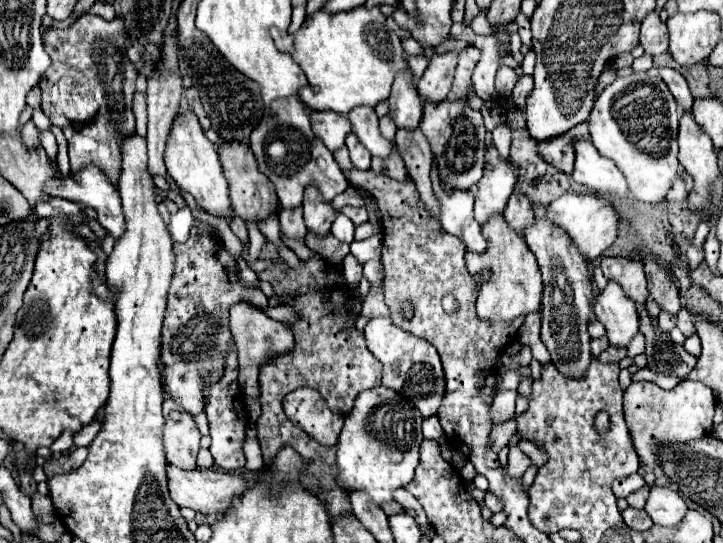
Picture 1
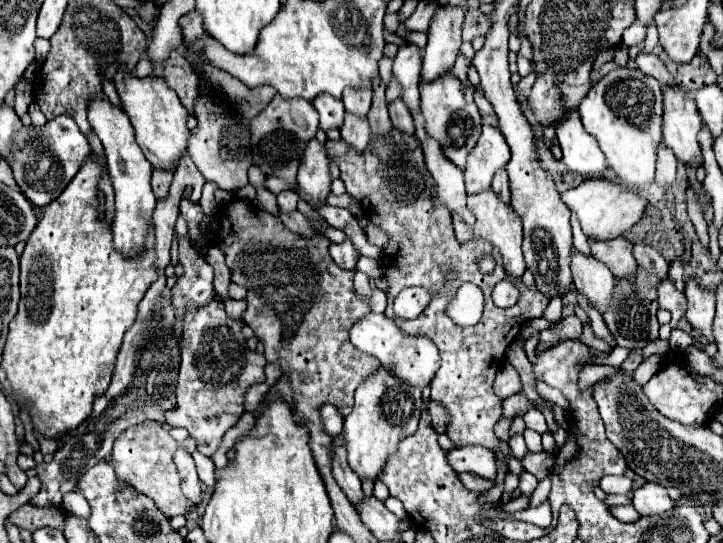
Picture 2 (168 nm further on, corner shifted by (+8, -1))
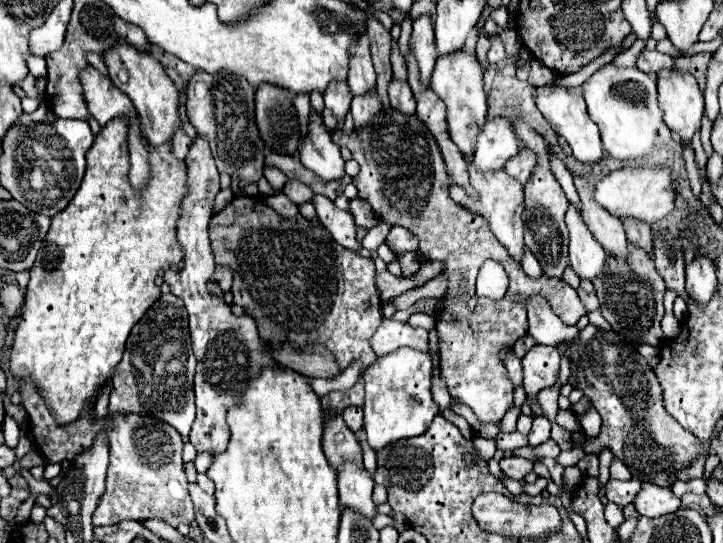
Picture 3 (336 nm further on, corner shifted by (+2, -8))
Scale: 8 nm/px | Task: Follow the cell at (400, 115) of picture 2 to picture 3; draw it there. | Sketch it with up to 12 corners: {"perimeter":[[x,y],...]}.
{"perimeter":[[390,82],[390,106],[414,116],[416,102],[408,82]]}

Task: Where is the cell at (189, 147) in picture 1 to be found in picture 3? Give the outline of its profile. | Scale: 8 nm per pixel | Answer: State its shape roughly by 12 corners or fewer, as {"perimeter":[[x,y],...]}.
{"perimeter":[[122,44],[104,62],[150,146],[180,126],[180,92],[150,54]]}

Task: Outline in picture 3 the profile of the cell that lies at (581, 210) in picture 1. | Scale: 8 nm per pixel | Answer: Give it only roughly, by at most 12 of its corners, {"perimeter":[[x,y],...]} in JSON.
{"perimeter":[[620,168],[594,202],[620,220],[646,224],[674,208],[668,170]]}

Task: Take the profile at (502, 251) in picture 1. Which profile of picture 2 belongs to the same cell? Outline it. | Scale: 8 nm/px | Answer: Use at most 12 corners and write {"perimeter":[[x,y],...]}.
{"perimeter":[[490,189],[468,197],[476,223],[452,215],[460,243],[482,237],[502,251],[508,275],[522,277],[518,213]]}

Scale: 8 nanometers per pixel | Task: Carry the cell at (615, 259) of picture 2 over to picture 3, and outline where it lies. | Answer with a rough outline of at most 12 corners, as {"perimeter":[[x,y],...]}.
{"perimeter":[[574,178],[582,218],[608,256],[626,260],[622,222],[592,200],[594,184]]}

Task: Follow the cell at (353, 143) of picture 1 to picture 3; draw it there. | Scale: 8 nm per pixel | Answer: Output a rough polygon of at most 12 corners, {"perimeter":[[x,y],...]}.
{"perimeter":[[378,96],[352,98],[354,126],[366,126],[378,108]]}

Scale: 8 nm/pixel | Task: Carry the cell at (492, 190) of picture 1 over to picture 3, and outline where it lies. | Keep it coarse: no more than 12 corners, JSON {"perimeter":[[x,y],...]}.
{"perimeter":[[506,118],[486,122],[472,164],[496,172],[520,144]]}

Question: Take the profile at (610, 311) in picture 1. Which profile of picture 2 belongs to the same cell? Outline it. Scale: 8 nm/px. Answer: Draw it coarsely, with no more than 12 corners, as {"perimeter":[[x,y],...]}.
{"perimeter":[[572,247],[572,281],[600,313],[616,279],[596,257]]}

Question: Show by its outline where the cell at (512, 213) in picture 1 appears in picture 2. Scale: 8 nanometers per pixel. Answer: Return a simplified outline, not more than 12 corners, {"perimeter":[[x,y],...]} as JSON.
{"perimeter":[[506,169],[496,171],[492,189],[510,203],[510,183]]}

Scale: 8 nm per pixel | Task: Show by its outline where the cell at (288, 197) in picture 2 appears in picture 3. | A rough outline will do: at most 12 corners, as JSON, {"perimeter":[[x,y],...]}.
{"perimeter":[[288,180],[284,192],[296,206],[312,200],[312,192],[298,180]]}

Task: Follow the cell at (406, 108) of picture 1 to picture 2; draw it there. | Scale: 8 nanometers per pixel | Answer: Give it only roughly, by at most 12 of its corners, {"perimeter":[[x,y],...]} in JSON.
{"perimeter":[[400,47],[394,75],[408,109],[420,107],[422,51]]}

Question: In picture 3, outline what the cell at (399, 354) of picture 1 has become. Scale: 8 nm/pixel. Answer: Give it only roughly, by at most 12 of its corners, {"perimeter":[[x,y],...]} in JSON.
{"perimeter":[[384,318],[372,334],[376,356],[404,346],[428,352],[428,332]]}

